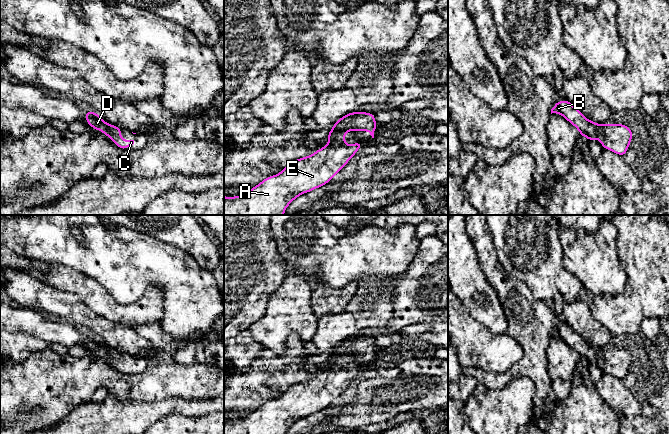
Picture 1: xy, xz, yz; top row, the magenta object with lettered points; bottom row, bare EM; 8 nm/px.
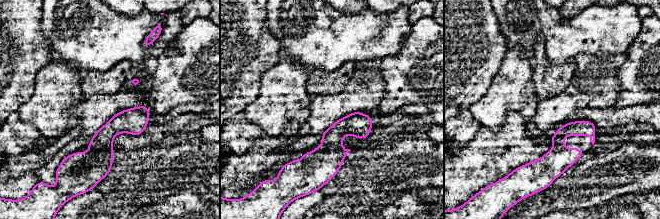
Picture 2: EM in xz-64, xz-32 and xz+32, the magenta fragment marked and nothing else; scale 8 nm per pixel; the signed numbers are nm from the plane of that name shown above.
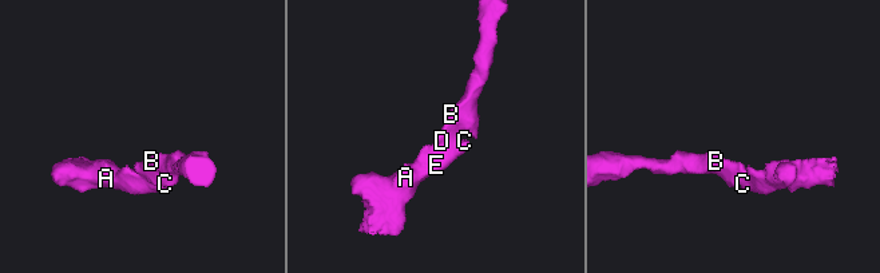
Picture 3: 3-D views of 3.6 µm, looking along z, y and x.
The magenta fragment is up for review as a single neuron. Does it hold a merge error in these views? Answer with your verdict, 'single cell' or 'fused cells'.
single cell

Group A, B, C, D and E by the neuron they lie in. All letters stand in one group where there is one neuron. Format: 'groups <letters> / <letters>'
groups A B C D E

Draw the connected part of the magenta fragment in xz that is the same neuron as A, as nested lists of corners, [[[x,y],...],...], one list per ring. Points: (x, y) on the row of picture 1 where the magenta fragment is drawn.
[[[367,112],[346,114],[333,124],[328,133],[329,144],[313,154],[290,162],[279,174],[265,178],[247,193],[235,197],[224,196],[224,215],[284,215],[288,205],[303,193],[327,184],[355,155],[362,142],[345,143],[347,131],[369,131],[372,138],[376,131],[375,115]]]

